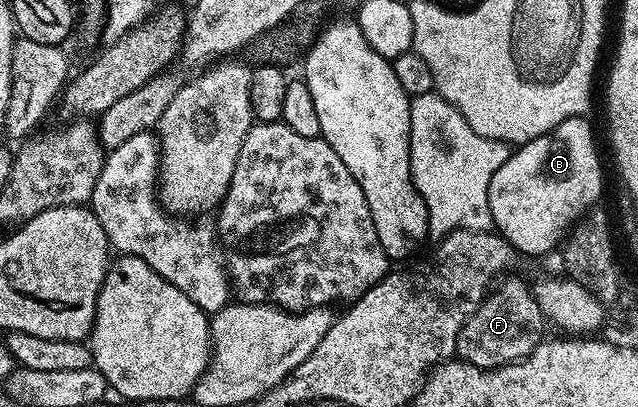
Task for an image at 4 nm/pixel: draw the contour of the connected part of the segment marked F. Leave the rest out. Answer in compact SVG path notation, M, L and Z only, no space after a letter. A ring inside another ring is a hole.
M507 276L492 289L467 318L466 324L457 336L455 354L462 361L473 364L482 370L495 370L499 366L510 366L533 352L538 342L544 341L545 319L537 304L532 287L526 286L519 278ZM504 281L504 282L503 282ZM503 282L503 283L502 283Z

